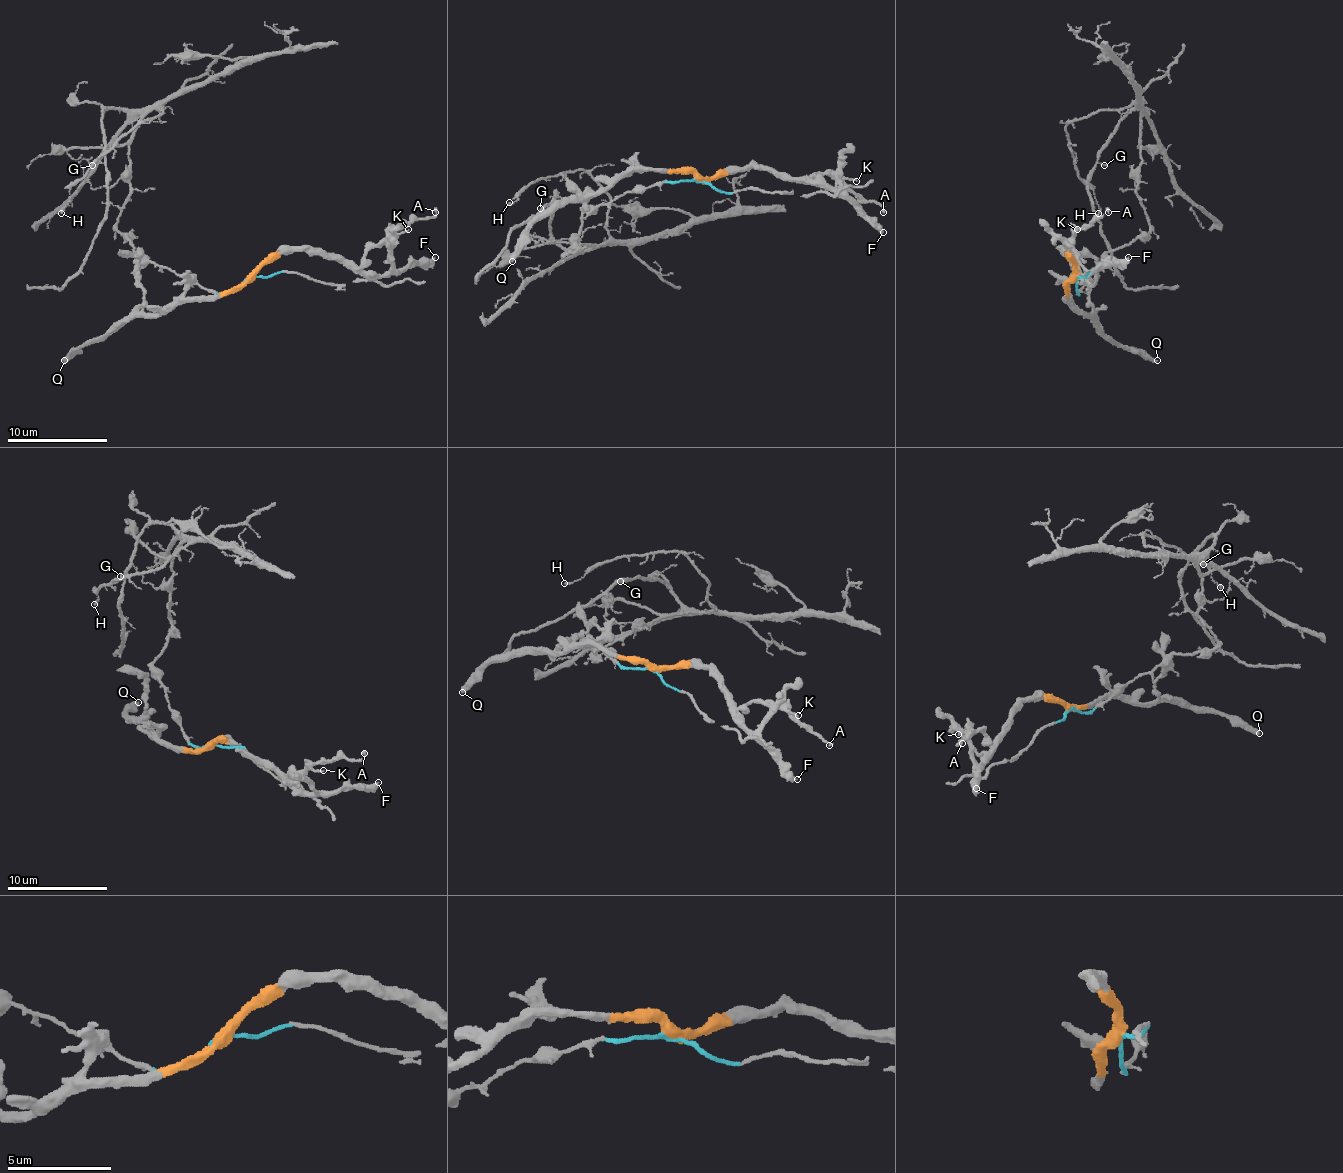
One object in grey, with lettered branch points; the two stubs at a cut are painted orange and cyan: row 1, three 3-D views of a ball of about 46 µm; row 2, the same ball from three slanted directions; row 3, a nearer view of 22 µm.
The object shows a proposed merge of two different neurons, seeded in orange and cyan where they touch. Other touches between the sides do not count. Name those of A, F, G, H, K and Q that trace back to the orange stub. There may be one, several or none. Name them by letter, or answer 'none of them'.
A, F, K, Q

